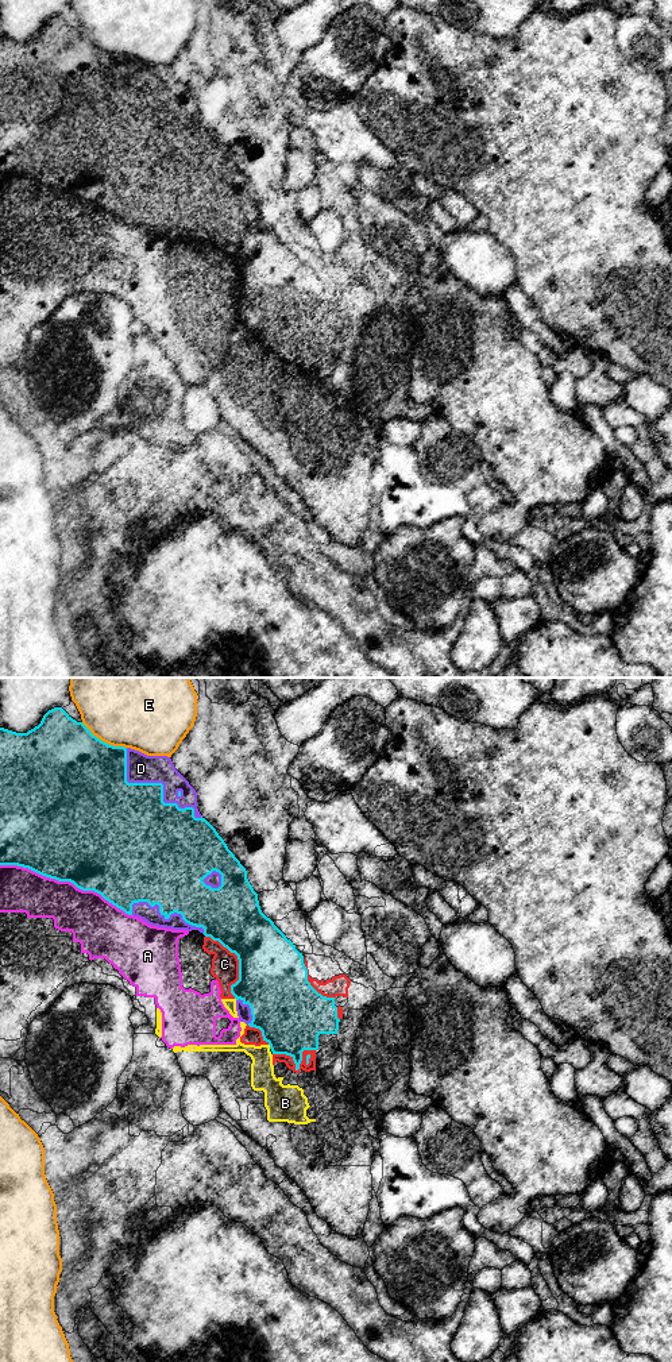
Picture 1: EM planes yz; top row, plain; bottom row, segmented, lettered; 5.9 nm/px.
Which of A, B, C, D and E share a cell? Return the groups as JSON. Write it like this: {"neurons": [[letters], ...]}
{"neurons": [["A", "B", "C"], ["D"], ["E"]]}

